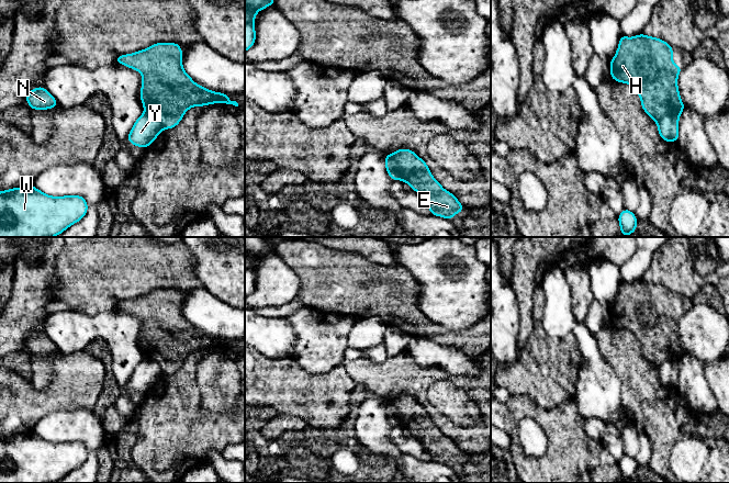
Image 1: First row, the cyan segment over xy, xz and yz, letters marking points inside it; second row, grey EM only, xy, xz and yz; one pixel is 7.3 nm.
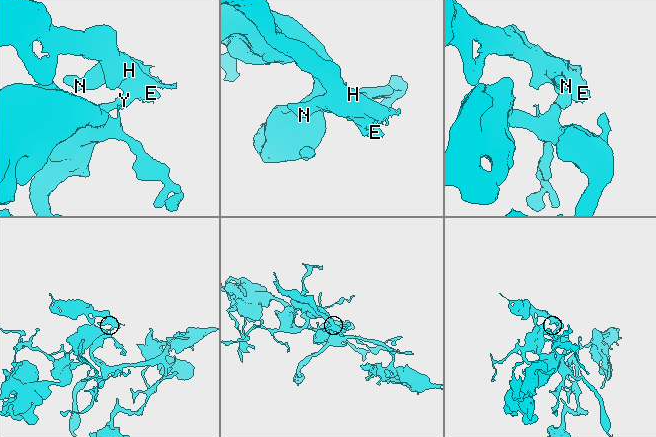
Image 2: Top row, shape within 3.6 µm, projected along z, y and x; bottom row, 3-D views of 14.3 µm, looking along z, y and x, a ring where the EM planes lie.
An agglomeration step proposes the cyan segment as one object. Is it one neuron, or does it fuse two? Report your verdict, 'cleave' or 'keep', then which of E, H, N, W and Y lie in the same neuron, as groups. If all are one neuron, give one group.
cleave; groups E H N / W Y

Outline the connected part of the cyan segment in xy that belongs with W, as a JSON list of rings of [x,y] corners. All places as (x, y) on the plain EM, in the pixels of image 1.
[[[34,431],[0,438],[0,483],[53,483],[79,468],[88,450],[81,441],[51,442]]]

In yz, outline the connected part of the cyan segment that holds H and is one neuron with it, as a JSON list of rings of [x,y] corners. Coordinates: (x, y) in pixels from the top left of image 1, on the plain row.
[[[644,280],[635,283],[621,281],[616,301],[610,306],[610,323],[617,328],[635,334],[641,345],[643,357],[655,368],[664,361],[680,361],[685,355],[677,334],[677,323],[683,313],[672,307],[673,293],[662,287]]]

